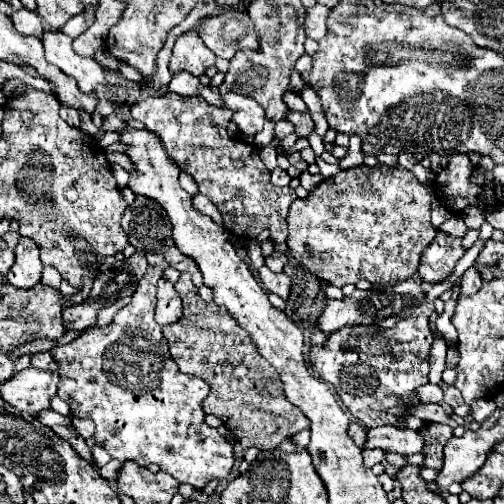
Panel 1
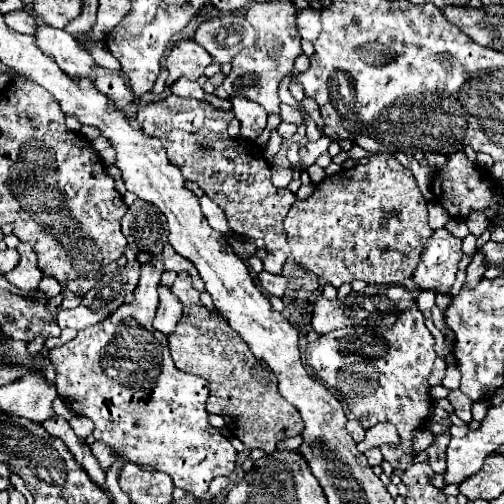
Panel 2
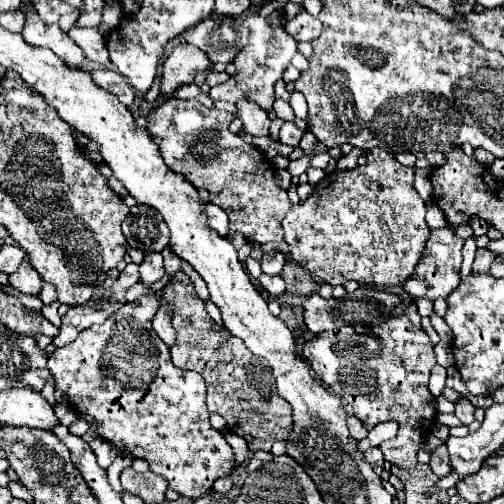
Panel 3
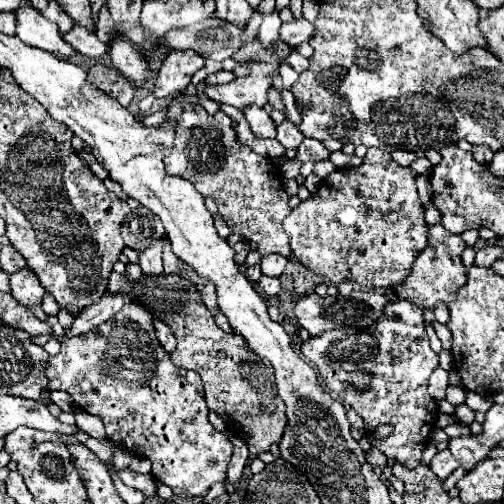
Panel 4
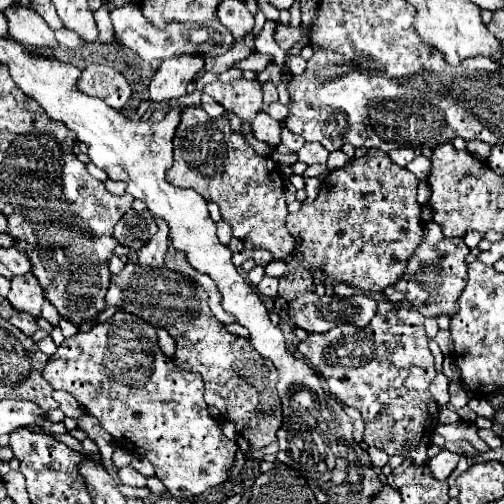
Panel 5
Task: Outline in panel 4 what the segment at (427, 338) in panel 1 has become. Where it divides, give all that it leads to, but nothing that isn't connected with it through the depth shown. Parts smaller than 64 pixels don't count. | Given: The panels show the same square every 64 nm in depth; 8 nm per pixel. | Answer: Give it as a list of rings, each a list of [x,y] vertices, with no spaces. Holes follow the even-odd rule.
[[[396,300],[388,304],[388,312],[384,312],[384,320],[378,320],[372,324],[372,328],[336,328],[322,332],[318,336],[312,336],[308,342],[302,344],[302,354],[308,364],[312,364],[322,380],[326,382],[328,390],[348,408],[354,408],[358,416],[364,420],[366,432],[370,434],[380,424],[394,426],[394,432],[384,438],[376,440],[374,446],[384,452],[388,458],[394,458],[398,464],[406,464],[408,468],[416,468],[422,460],[422,450],[430,442],[436,416],[438,416],[438,404],[428,394],[428,378],[432,370],[438,366],[438,356],[430,348],[426,330],[424,330],[424,318],[422,310],[408,302],[408,300]]]

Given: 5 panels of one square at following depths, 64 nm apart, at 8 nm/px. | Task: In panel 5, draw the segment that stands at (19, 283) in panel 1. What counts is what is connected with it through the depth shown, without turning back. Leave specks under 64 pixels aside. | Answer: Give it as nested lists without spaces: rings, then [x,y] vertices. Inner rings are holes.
[[[26,272],[22,276],[12,278],[12,290],[6,298],[20,312],[28,312],[38,318],[44,304],[44,290],[40,288],[36,276],[32,276],[32,272]]]

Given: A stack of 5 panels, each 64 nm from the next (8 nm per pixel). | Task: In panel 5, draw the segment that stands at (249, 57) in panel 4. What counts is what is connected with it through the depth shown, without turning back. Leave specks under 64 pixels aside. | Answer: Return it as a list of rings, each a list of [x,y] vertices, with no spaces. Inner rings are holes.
[[[240,78],[236,82],[212,82],[204,86],[204,94],[212,96],[226,110],[232,110],[242,120],[250,122],[254,112],[262,110],[262,82],[258,78],[246,80]]]

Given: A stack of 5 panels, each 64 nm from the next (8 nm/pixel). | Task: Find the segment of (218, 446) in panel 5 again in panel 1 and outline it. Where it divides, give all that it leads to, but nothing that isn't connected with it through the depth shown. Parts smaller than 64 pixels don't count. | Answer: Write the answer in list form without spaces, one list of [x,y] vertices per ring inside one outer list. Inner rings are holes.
[[[148,266],[148,272],[136,286],[130,304],[118,310],[108,326],[92,326],[70,344],[60,346],[52,352],[54,360],[60,366],[60,372],[64,372],[58,396],[70,406],[70,418],[90,418],[96,424],[94,438],[98,446],[102,446],[112,458],[120,462],[134,460],[140,466],[148,466],[154,462],[160,466],[162,472],[168,472],[180,484],[192,484],[196,486],[196,490],[202,490],[214,478],[228,478],[234,464],[232,444],[226,442],[226,438],[220,436],[216,428],[210,428],[204,422],[202,400],[208,396],[210,386],[202,378],[182,374],[178,370],[168,352],[162,330],[154,320],[156,282],[160,278],[162,270],[156,266]]]

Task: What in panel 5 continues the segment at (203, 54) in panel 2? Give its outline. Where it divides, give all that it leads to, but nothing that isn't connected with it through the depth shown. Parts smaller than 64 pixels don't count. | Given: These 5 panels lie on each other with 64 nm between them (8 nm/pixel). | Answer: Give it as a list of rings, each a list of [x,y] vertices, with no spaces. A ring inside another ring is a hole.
[[[178,54],[162,60],[150,82],[150,98],[154,102],[172,100],[186,94],[186,86],[194,80],[196,72],[204,68],[204,58],[196,54]]]

